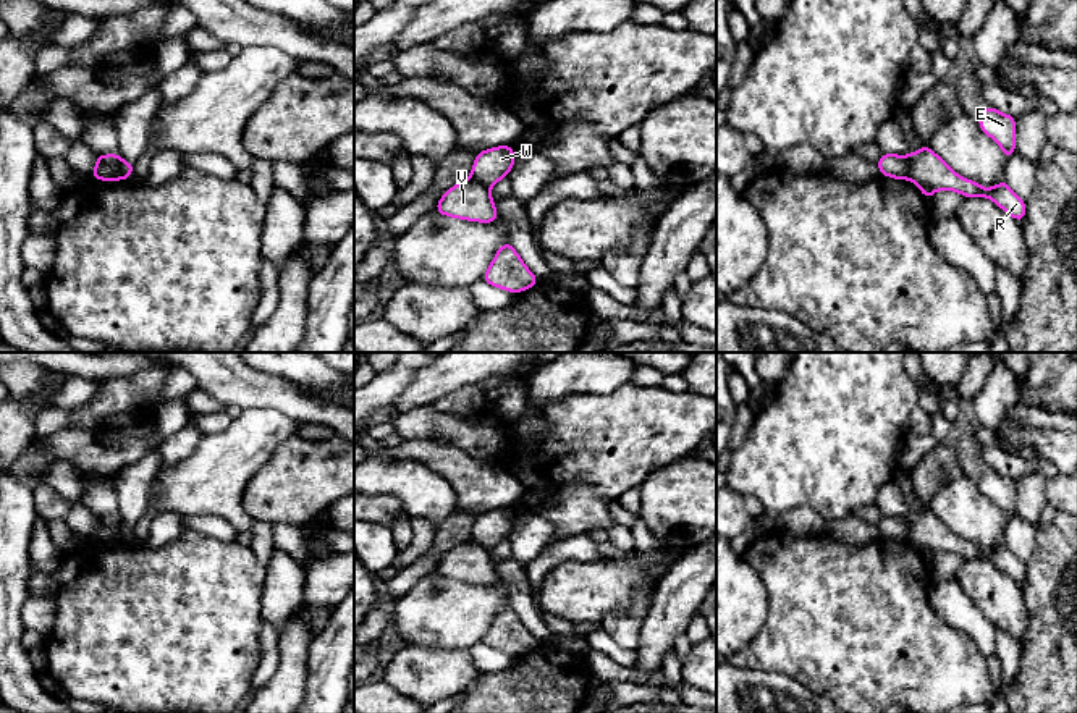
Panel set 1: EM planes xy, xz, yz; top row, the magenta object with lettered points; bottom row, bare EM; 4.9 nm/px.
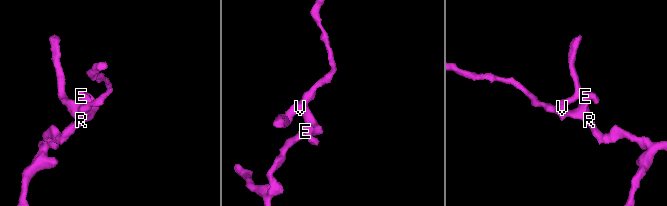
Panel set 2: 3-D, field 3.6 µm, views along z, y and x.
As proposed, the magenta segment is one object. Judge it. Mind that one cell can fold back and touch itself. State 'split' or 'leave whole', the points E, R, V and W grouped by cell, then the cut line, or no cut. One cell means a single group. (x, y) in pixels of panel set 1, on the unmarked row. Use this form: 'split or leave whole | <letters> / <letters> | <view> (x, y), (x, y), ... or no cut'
split | E R V / W | yz (906, 519), (909, 540)

